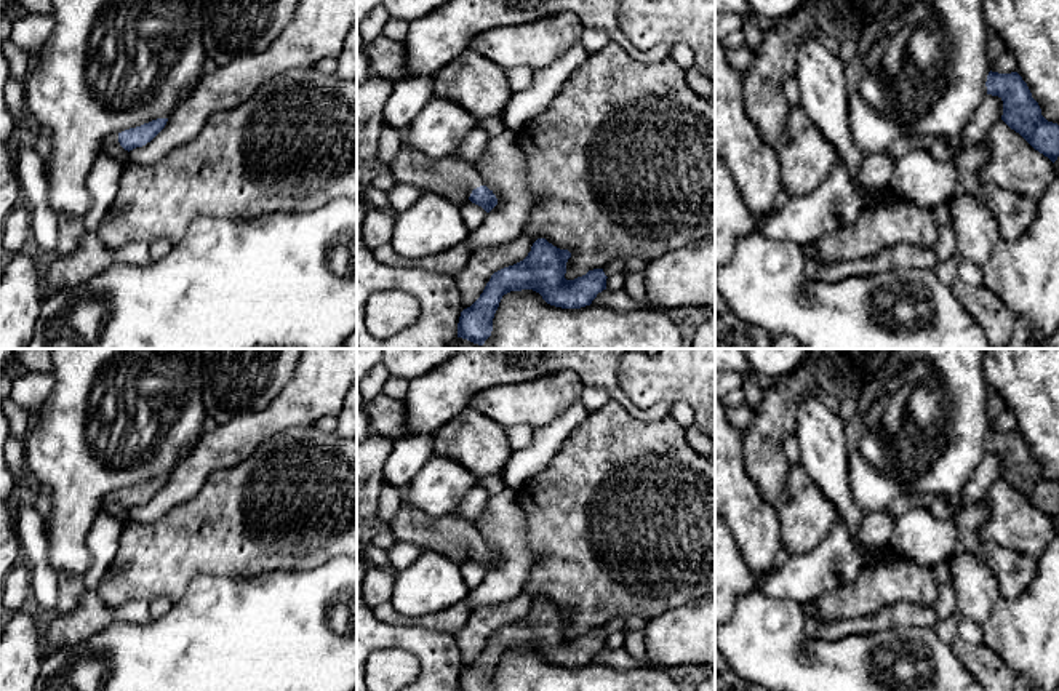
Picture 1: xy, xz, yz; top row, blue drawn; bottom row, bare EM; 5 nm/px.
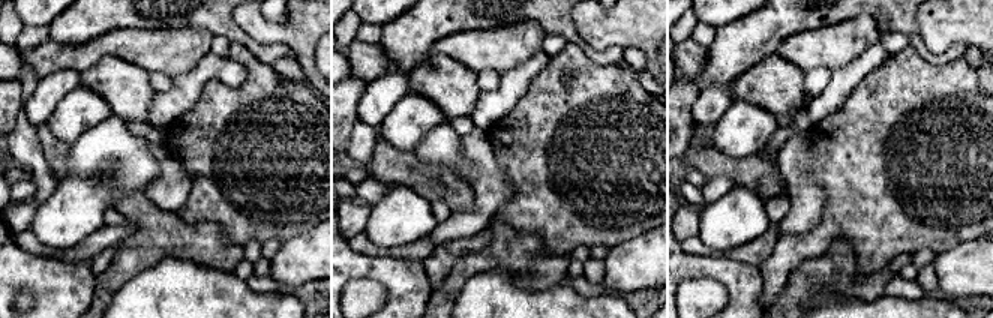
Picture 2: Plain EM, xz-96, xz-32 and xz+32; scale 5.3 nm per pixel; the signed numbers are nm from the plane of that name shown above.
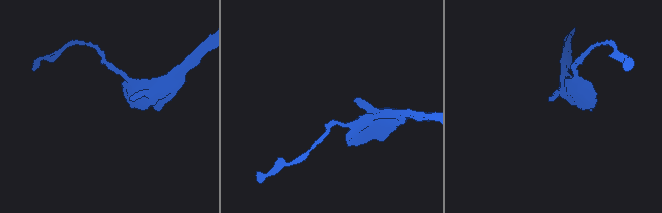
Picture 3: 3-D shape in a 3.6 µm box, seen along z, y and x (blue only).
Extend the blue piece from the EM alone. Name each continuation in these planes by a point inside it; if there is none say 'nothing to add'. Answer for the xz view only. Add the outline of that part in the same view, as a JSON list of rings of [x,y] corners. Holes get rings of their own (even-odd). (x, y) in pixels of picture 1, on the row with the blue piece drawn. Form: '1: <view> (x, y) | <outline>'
1: xz (453, 179) | [[[403,146],[389,165],[376,165],[376,170],[389,171],[397,182],[413,184],[424,190],[442,195],[459,208],[472,203],[474,189],[485,186],[474,165],[453,158],[429,158],[410,146]]]

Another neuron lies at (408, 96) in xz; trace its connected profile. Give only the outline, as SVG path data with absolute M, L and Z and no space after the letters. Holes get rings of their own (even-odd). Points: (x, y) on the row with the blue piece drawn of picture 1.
M434 75L403 78L394 83L384 106L386 125L406 128L421 109L432 99Z

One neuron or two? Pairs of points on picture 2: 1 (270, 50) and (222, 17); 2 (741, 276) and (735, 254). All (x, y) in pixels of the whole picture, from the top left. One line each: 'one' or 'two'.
1: one
2: two

